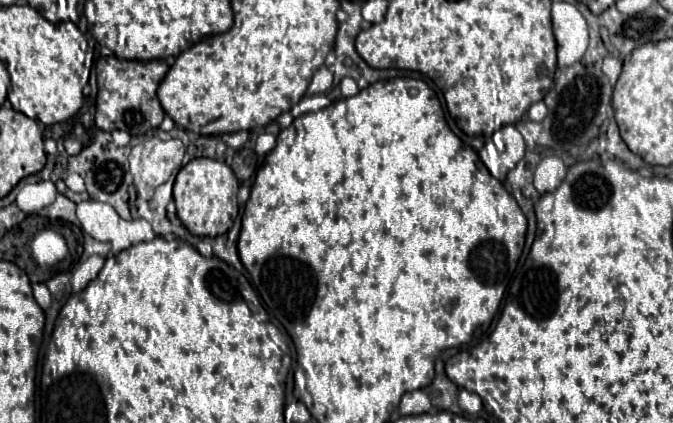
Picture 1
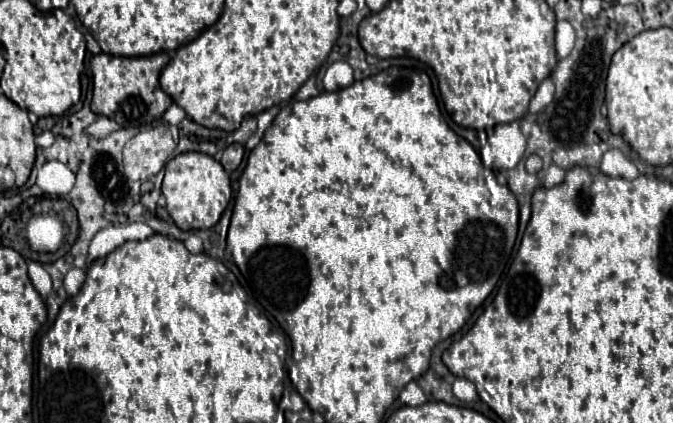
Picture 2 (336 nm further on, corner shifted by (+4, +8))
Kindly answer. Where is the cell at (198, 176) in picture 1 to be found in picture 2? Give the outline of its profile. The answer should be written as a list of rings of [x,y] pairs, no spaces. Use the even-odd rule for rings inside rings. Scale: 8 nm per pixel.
[[[180,153],[166,163],[164,181],[162,181],[162,195],[166,197],[166,211],[170,213],[172,221],[184,231],[198,231],[210,229],[218,223],[220,215],[224,213],[232,191],[230,191],[230,177],[224,167],[206,153]]]

